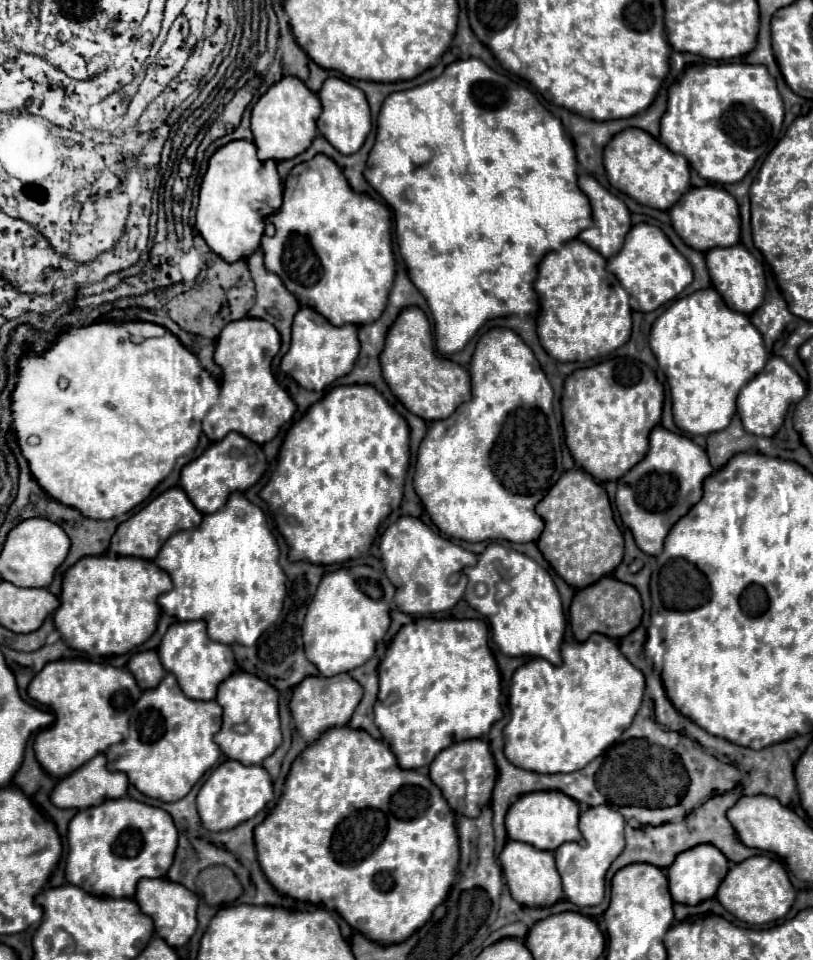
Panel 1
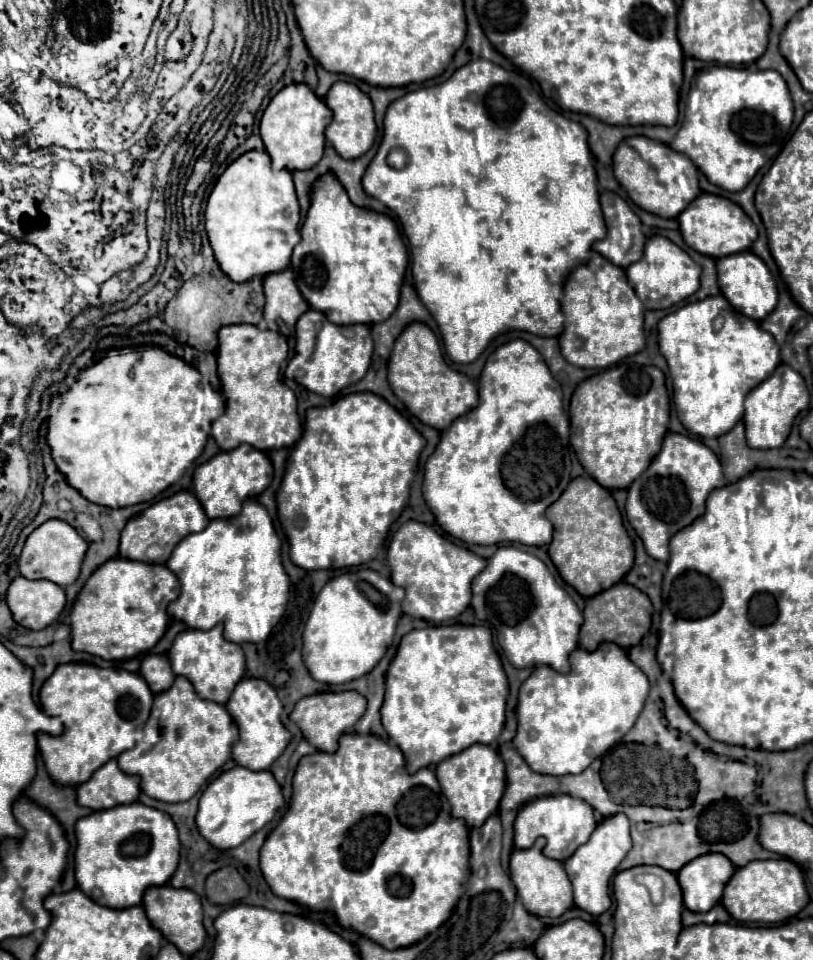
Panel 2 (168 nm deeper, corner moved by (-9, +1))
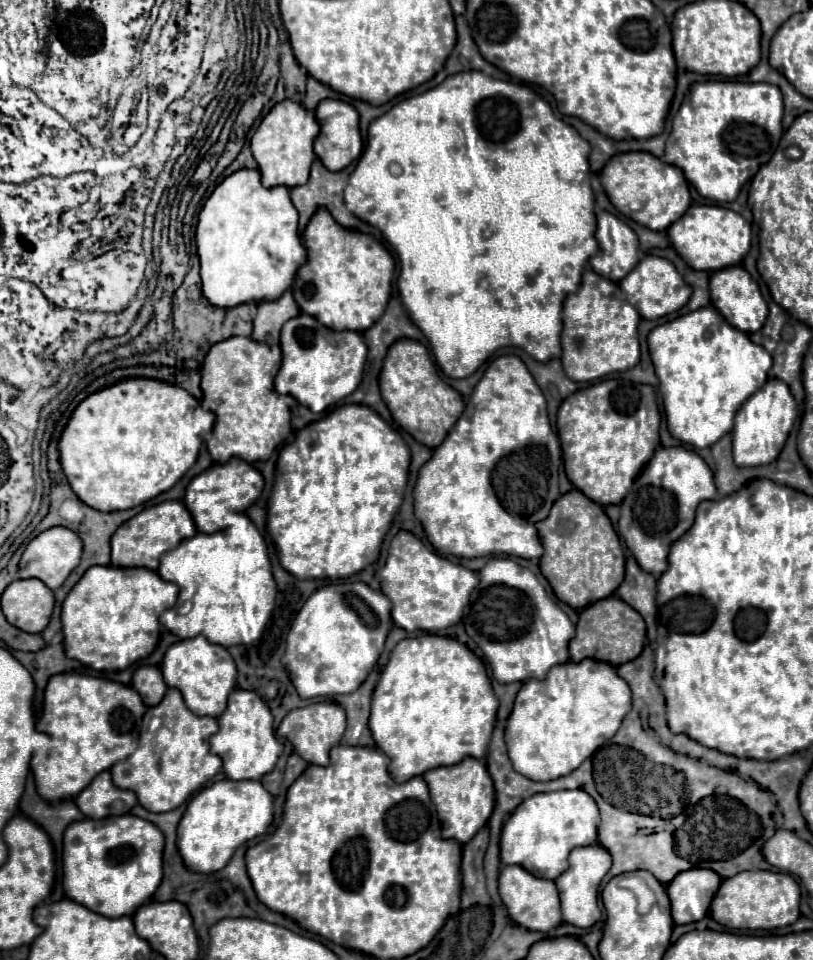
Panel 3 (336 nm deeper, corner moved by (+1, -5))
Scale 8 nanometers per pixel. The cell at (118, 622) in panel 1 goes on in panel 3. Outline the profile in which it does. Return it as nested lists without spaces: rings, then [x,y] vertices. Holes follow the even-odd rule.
[[[91,566],[63,602],[65,654],[93,670],[125,670],[149,656],[159,640],[159,614],[175,606],[177,586],[145,568]]]

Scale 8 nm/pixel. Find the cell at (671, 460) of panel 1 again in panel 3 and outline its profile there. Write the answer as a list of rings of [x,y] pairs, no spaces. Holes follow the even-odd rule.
[[[659,446],[621,502],[619,534],[639,566],[659,578],[667,570],[669,546],[691,528],[697,504],[713,498],[717,498],[713,472],[701,456],[683,446]]]

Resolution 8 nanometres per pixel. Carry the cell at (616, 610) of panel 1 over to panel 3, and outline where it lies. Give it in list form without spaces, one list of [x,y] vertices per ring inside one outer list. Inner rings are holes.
[[[617,596],[603,598],[601,602],[595,602],[587,606],[579,614],[577,622],[577,636],[569,642],[569,654],[573,662],[581,662],[585,658],[595,658],[609,662],[611,666],[619,666],[623,662],[629,662],[637,658],[645,644],[645,620],[637,610],[633,610],[627,602],[621,602]]]

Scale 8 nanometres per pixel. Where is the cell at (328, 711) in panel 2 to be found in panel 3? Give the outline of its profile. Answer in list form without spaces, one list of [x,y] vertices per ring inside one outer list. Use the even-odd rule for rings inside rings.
[[[317,702],[317,704],[309,704],[305,708],[295,708],[291,710],[279,724],[277,734],[285,736],[295,752],[305,758],[309,764],[319,764],[319,766],[327,766],[329,764],[329,750],[341,742],[343,732],[347,726],[347,716],[345,710],[339,704],[333,702]]]

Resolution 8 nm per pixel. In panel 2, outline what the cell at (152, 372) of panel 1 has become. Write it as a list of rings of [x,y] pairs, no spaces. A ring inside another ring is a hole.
[[[159,348],[109,352],[103,360],[81,372],[65,396],[57,396],[49,408],[49,446],[59,470],[87,500],[123,508],[153,500],[175,484],[193,460],[203,452],[211,424],[223,414],[223,396],[203,380],[187,362]]]

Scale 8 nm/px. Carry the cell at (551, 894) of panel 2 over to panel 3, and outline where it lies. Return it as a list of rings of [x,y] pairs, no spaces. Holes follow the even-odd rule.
[[[503,866],[499,876],[499,894],[503,904],[507,906],[507,912],[511,920],[523,928],[529,930],[541,930],[549,932],[557,924],[561,924],[561,910],[559,910],[559,894],[553,880],[537,878],[529,874],[523,866]]]

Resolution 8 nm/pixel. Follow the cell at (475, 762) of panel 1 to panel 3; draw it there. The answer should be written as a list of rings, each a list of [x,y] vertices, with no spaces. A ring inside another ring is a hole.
[[[463,758],[457,766],[433,768],[423,774],[423,780],[429,786],[433,804],[437,808],[443,838],[455,838],[457,842],[465,844],[477,834],[477,830],[481,830],[487,824],[495,802],[495,790],[493,780],[489,778],[489,772],[481,760]]]

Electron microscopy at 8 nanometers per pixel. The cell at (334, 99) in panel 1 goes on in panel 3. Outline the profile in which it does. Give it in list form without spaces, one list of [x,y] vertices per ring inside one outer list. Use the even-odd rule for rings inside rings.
[[[335,98],[321,100],[315,110],[315,118],[321,126],[321,132],[315,138],[315,154],[321,158],[327,170],[333,170],[333,172],[343,170],[361,156],[363,140],[359,132],[359,112],[351,104],[343,100],[335,100]]]

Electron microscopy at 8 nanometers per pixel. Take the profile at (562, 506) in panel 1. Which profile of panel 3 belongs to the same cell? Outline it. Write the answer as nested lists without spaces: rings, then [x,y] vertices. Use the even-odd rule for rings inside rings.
[[[571,490],[553,504],[545,520],[537,522],[537,530],[545,548],[541,572],[561,602],[577,610],[615,594],[623,582],[625,556],[603,506],[585,498],[581,490]]]

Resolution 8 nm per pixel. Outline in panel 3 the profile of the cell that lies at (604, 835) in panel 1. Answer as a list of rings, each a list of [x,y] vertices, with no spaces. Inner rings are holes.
[[[593,842],[589,846],[581,846],[577,850],[571,850],[569,854],[569,868],[555,880],[559,898],[561,898],[561,912],[563,920],[579,926],[579,928],[591,928],[599,918],[601,918],[601,908],[599,908],[599,884],[603,876],[611,868],[611,854],[605,850],[599,842]]]

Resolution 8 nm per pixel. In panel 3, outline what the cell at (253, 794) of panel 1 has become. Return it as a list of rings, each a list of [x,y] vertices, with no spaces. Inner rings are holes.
[[[217,780],[191,798],[177,828],[177,848],[189,870],[205,874],[217,872],[229,862],[243,842],[263,834],[271,820],[273,796],[259,780]]]

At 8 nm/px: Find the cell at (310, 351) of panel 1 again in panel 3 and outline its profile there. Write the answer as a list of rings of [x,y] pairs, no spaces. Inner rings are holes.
[[[299,314],[285,322],[281,330],[283,364],[275,376],[275,390],[291,394],[313,412],[323,412],[349,396],[361,382],[367,346],[359,332],[335,332],[319,324],[309,314]]]

